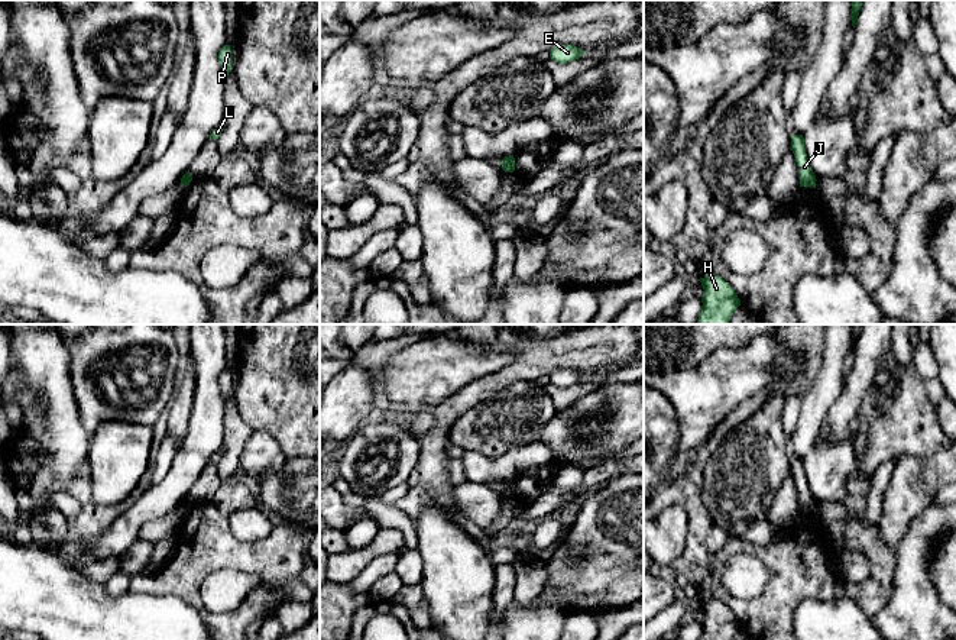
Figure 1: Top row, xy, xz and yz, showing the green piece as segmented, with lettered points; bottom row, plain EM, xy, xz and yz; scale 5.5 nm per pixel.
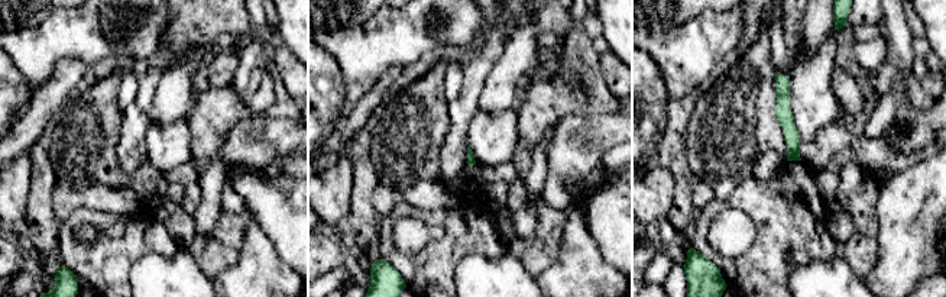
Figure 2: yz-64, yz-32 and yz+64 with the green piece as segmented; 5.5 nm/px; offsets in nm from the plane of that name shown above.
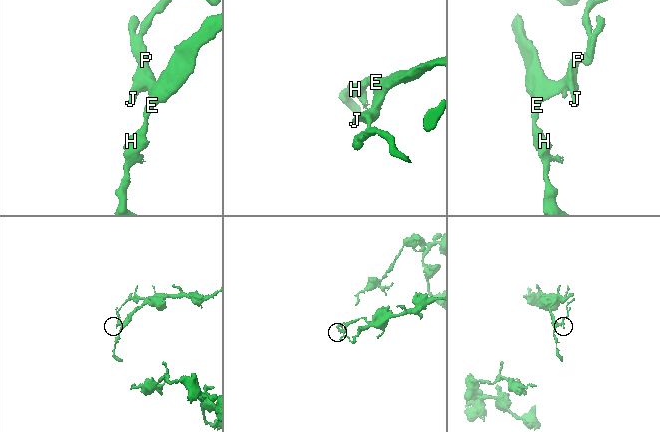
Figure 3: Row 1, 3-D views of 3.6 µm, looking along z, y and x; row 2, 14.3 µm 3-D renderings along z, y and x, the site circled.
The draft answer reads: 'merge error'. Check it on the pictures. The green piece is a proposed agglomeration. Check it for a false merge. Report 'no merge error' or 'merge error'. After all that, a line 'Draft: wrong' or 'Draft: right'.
no merge error
Draft: wrong

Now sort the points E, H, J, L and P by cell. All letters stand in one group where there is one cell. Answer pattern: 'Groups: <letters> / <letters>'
Groups: E H J L P

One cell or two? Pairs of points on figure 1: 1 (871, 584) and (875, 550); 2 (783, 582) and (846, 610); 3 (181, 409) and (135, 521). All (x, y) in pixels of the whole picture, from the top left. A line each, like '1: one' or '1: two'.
1: two
2: two
3: two

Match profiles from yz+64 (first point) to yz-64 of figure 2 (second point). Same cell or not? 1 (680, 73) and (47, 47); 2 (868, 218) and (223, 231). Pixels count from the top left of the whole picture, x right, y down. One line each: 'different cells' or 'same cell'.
1: same cell
2: same cell

